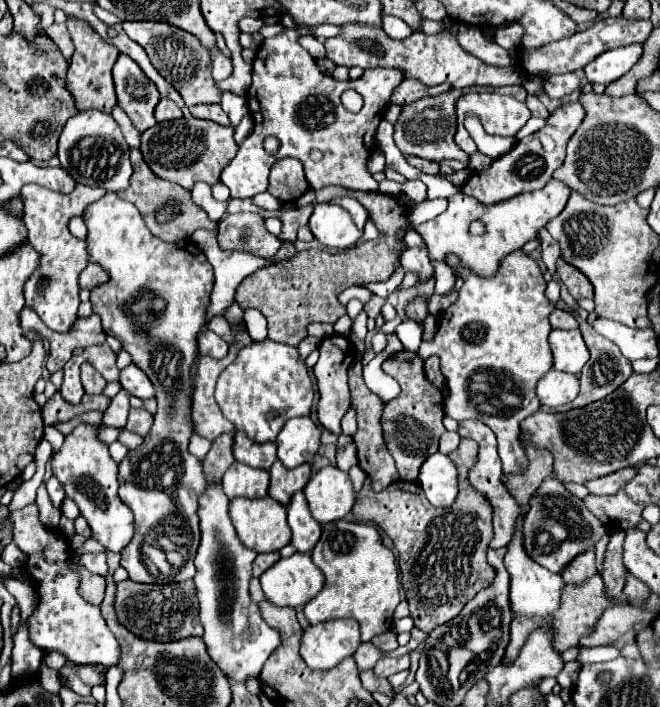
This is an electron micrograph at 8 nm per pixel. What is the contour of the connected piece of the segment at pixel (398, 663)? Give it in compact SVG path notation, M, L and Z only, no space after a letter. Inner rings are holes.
M408 655L398 657L398 659L384 657L384 659L380 659L380 661L376 663L374 673L376 673L378 677L390 677L390 675L394 675L394 673L398 673L398 671L408 669L408 667L410 667L410 657L408 657Z

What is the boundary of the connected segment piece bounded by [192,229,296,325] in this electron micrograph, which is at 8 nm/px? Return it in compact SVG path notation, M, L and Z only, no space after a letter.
M198 229L192 239L198 243L198 247L206 253L210 265L214 267L214 289L212 289L212 295L210 295L210 305L206 309L206 325L208 321L212 321L214 317L218 315L224 315L226 309L234 303L234 293L238 289L238 285L248 277L252 275L256 269L262 269L262 267L268 267L268 265L276 265L278 261L286 261L286 259L292 259L296 255L296 247L294 243L290 241L282 241L282 247L278 249L278 253L274 257L256 257L252 253L244 253L244 251L224 251L220 249L218 245L218 233L216 231L208 231L208 229Z

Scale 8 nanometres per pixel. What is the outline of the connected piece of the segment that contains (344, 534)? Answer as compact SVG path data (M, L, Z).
M344 519L326 525L312 551L312 561L326 575L326 583L322 591L304 607L310 625L328 619L352 617L360 623L364 643L392 627L392 613L400 603L398 567L394 553L382 543L376 527Z

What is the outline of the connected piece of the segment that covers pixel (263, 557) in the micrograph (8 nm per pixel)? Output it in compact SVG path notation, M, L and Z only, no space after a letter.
M272 551L272 553L260 553L254 561L254 577L260 577L266 569L270 569L276 561L280 559L280 553L278 551Z

